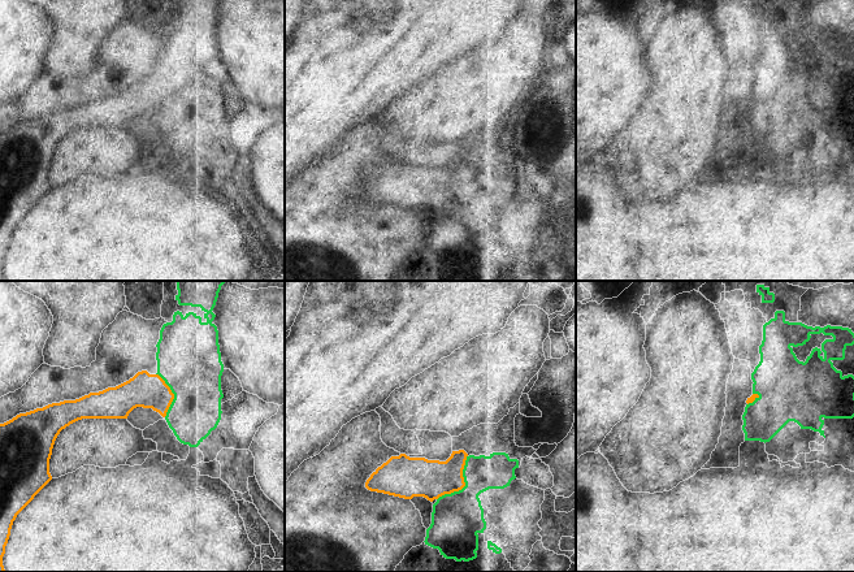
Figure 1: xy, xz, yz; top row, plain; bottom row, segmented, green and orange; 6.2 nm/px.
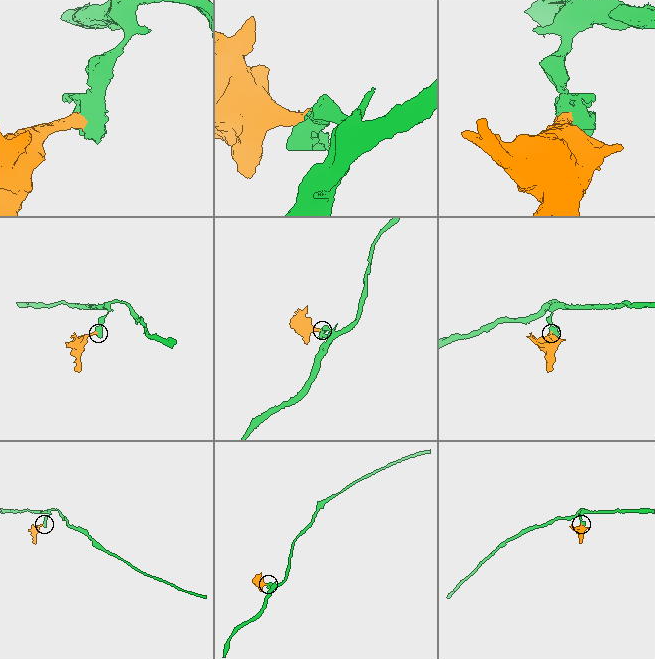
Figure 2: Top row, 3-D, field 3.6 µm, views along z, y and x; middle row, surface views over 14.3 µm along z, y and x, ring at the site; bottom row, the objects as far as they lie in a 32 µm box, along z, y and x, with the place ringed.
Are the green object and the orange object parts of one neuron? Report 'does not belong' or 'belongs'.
belongs

